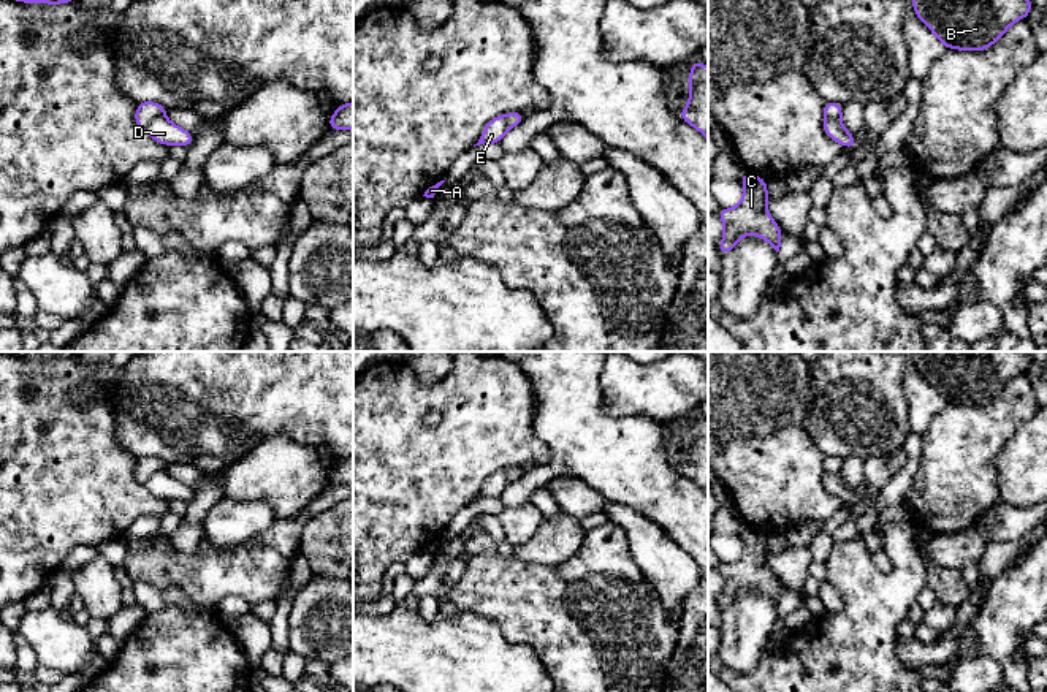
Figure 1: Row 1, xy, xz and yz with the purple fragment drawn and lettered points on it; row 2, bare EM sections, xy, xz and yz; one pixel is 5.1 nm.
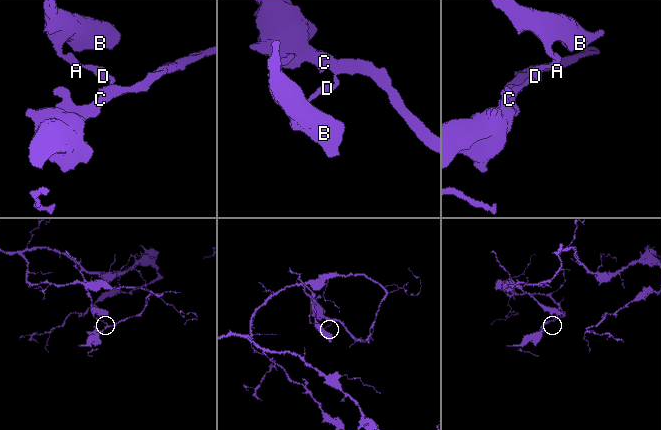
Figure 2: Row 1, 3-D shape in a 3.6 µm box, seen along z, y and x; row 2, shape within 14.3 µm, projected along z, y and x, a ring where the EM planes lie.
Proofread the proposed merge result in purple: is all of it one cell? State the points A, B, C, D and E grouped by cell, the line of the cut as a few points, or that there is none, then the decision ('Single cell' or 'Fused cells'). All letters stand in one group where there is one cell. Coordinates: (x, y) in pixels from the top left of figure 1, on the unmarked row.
Groups: A B E / C D. Split along xy (162, 469), (156, 471), (144, 485). Fused cells

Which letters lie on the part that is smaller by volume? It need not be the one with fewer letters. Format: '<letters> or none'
A, B, E

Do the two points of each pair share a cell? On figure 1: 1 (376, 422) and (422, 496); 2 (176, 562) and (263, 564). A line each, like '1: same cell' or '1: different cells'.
1: same cell
2: same cell

